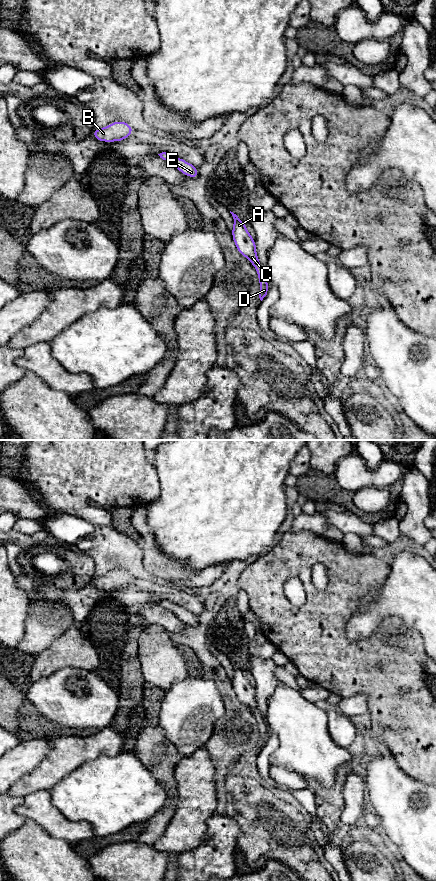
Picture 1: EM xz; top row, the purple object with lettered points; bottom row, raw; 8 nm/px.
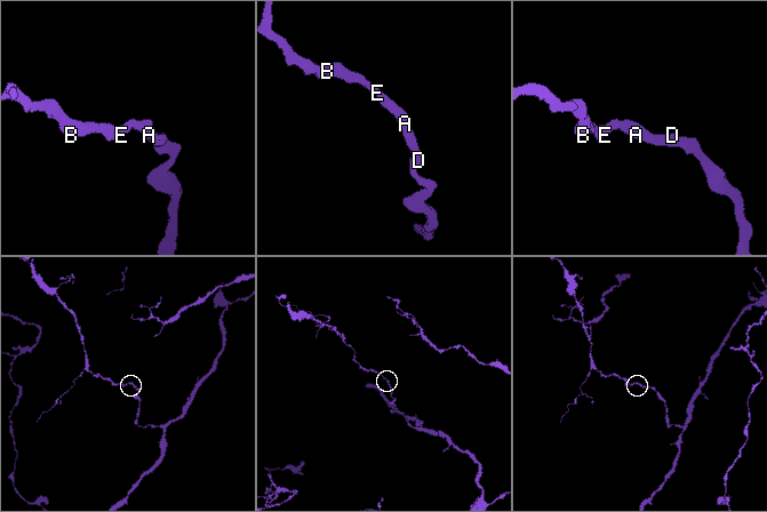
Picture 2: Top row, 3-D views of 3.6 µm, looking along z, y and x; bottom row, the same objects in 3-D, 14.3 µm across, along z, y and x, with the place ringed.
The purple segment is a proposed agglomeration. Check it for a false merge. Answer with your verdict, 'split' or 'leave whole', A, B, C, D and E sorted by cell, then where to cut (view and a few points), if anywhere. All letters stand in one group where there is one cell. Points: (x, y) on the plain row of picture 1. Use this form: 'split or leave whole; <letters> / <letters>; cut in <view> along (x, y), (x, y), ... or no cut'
leave whole; A B C D E; no cut

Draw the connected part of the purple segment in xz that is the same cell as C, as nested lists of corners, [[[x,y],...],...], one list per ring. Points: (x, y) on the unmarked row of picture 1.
[[[230,659],[230,661],[234,667],[233,677],[231,679],[233,689],[238,700],[251,710],[257,720],[260,732],[259,746],[262,749],[269,739],[269,732],[257,704],[256,690],[252,686],[252,683],[247,679],[246,670],[240,668],[233,660]]]

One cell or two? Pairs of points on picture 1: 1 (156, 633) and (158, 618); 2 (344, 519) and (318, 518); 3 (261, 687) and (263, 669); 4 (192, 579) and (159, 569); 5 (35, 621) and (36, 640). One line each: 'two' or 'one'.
1: two
2: two
3: one
4: one
5: one

